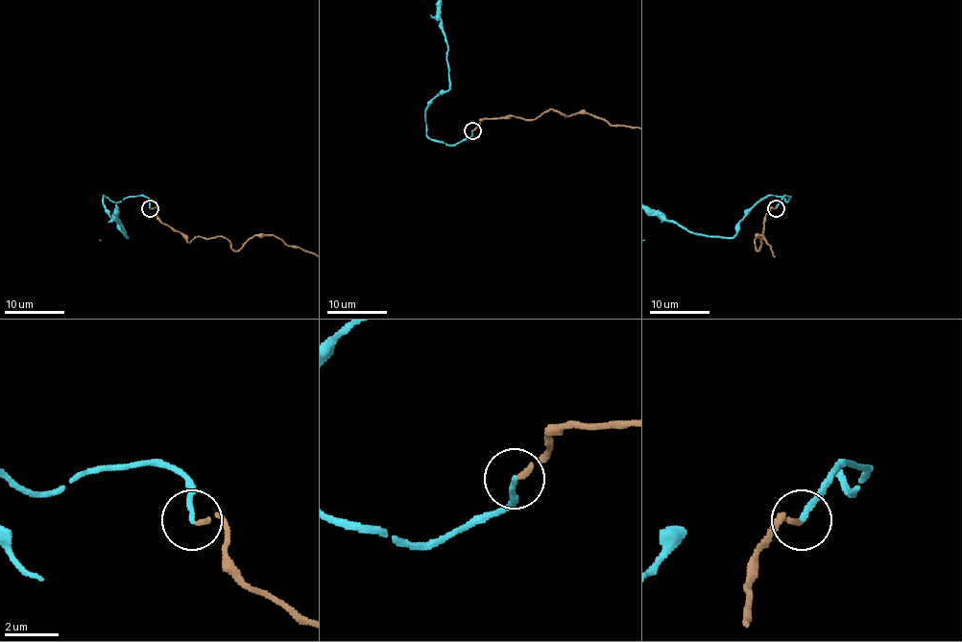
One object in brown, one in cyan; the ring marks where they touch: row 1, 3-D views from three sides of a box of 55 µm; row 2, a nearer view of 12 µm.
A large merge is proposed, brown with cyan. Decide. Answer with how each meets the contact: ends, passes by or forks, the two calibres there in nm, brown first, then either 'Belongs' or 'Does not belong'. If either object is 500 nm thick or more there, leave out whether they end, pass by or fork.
At the ring brown ends. At the ring cyan ends. Thickness 180 nm (brown) against 200 nm. Belongs

